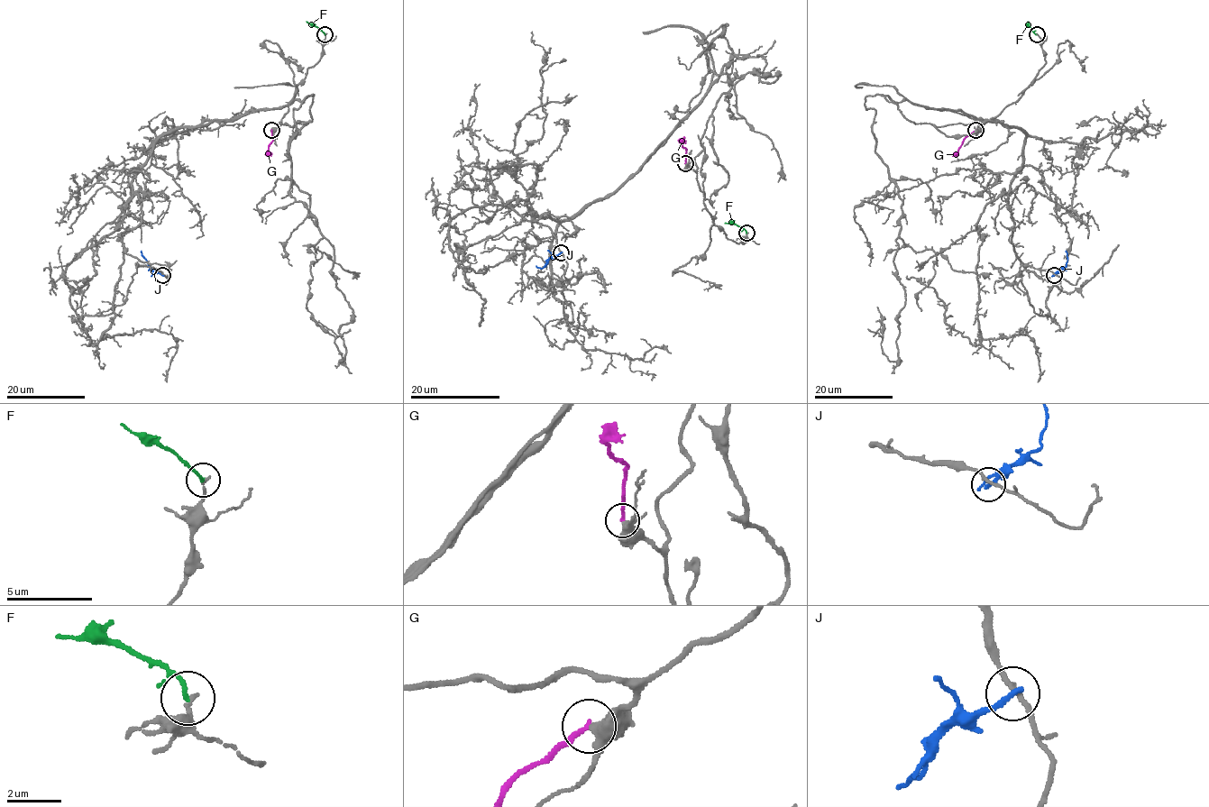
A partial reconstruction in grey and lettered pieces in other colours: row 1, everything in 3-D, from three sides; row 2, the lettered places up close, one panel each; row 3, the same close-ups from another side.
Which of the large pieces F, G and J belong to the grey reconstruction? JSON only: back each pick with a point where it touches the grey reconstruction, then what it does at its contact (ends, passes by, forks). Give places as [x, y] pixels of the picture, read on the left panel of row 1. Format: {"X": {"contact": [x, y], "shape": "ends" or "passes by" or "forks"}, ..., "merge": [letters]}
{"merge": []}

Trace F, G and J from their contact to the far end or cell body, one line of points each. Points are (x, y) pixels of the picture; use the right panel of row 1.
F: (1037, 34), (1027, 22)
G: (976, 130), (965, 139), (952, 156)
J: (1054, 274), (1066, 265), (1066, 251)

